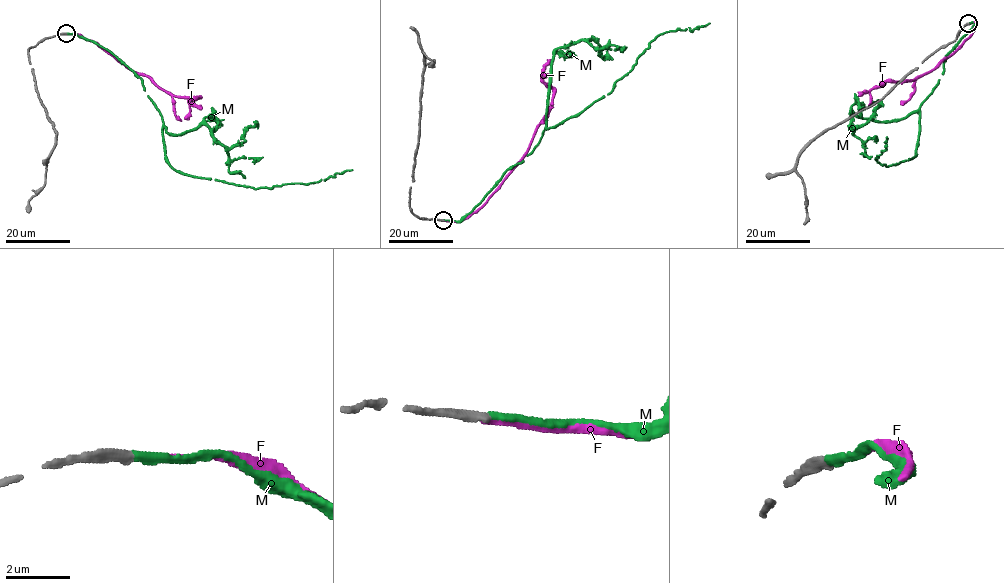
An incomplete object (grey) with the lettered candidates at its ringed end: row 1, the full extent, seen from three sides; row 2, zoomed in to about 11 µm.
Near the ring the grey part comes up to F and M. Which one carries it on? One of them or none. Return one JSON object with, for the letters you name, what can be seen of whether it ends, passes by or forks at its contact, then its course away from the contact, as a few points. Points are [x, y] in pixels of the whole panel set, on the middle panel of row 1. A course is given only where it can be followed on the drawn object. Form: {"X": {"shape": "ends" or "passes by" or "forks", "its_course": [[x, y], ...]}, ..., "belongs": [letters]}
{"M": {"shape": "ends", "its_course": [[443, 220], [459, 221], [503, 174], [532, 153], [545, 129], [612, 91], [659, 35], [709, 23]]}, "belongs": ["M"]}

